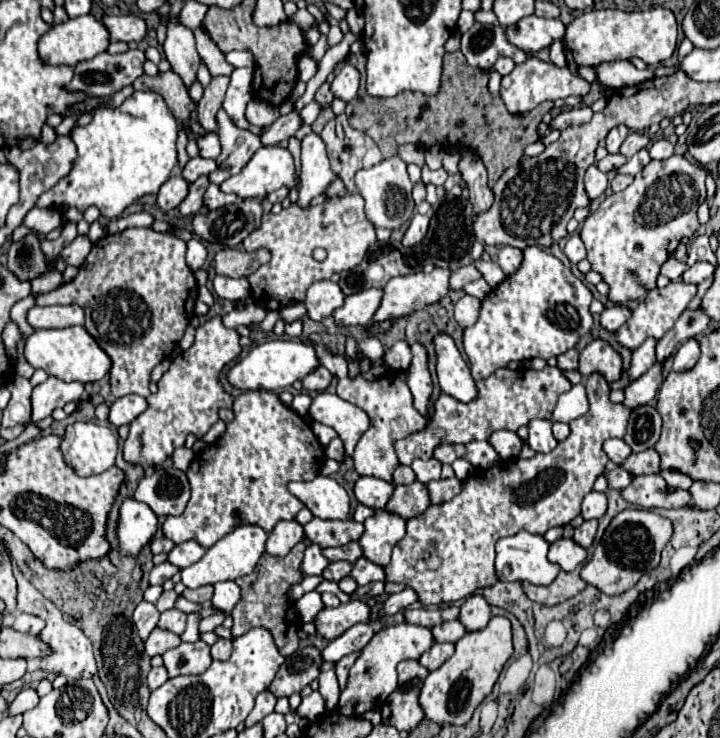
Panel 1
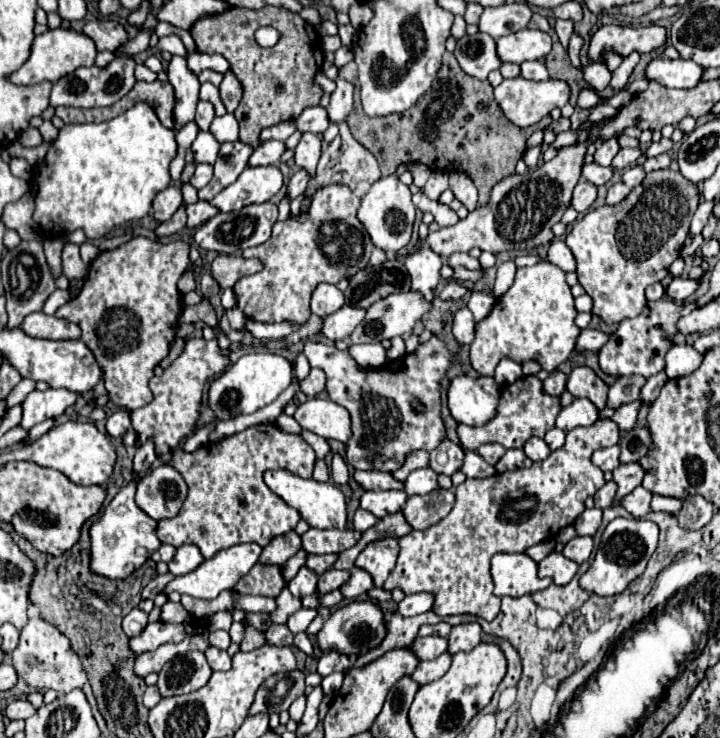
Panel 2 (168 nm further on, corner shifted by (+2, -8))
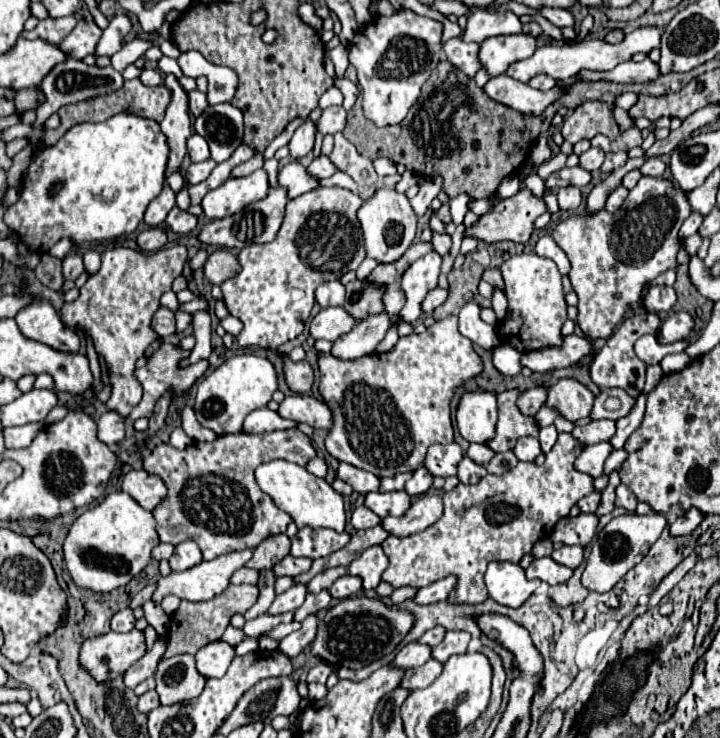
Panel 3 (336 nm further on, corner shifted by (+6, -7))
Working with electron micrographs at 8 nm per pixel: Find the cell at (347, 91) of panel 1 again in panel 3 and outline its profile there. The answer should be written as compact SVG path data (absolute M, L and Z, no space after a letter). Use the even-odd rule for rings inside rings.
M336 105L336 107L326 107L320 115L320 119L316 121L316 127L322 135L334 135L338 131L342 131L346 125L346 109Z

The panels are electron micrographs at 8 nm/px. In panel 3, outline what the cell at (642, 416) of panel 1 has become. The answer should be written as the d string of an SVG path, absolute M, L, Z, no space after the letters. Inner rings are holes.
M618 449L618 451L612 451L610 453L610 457L606 459L606 463L604 463L604 475L610 475L612 471L616 471L622 463L624 463L624 459L628 457L628 453L624 451L624 449Z

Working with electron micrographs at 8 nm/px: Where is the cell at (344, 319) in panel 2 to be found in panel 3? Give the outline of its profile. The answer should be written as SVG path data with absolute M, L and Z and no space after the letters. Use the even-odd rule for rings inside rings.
M326 307L322 309L310 323L310 335L314 339L336 341L340 335L348 333L354 327L352 315L348 315L342 307Z

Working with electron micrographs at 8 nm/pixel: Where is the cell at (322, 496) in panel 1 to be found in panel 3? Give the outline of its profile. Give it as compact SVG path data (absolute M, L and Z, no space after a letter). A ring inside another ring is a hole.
M282 459L268 461L256 469L256 481L260 489L274 501L274 505L286 511L298 527L312 527L312 529L328 527L338 533L344 531L346 515L344 515L342 495L336 493L326 479L320 479L308 473L306 467L300 467L296 463L282 461Z

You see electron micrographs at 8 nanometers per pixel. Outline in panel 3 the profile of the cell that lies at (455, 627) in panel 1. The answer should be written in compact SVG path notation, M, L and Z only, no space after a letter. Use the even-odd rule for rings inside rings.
M408 643L400 649L400 653L396 655L396 659L392 661L394 667L400 669L412 669L412 667L420 667L430 659L432 649L424 647L422 643Z

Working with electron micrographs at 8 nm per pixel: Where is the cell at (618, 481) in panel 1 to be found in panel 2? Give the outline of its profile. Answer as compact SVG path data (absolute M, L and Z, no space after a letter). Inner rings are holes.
M614 480L606 482L606 484L604 484L596 494L594 494L594 504L596 504L598 508L608 508L608 506L614 502L616 490L618 490L618 486L616 486Z

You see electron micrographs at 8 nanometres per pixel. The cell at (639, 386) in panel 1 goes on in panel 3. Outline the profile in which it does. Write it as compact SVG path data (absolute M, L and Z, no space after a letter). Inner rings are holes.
M600 419L600 421L590 421L586 427L574 427L570 433L576 437L582 445L594 445L600 441L608 441L616 433L616 425L610 419Z

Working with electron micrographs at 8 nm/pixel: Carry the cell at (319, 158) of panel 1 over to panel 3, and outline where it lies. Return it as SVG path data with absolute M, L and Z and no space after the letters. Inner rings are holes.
M306 119L292 135L288 147L290 147L290 155L294 159L302 159L306 157L312 147L314 147L314 137L316 137L316 123L312 119Z

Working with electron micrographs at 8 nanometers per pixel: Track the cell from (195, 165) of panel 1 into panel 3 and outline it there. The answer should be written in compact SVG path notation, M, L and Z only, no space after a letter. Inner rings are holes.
M206 159L206 161L202 161L202 163L192 163L192 165L188 167L186 181L188 181L188 183L202 183L202 181L212 173L214 167L216 167L216 161L212 161L212 159Z

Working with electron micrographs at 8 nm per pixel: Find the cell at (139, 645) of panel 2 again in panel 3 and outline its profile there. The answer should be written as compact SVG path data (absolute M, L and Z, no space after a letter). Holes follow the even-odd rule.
M132 629L128 633L108 631L86 639L80 649L80 667L98 683L108 683L130 669L146 651L144 633Z

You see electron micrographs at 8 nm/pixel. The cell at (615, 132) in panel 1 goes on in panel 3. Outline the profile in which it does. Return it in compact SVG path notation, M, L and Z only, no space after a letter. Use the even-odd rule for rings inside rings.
M590 147L586 153L580 153L578 159L580 159L578 165L580 165L582 169L586 169L586 171L590 171L590 173L596 173L596 171L600 169L602 161L604 161L604 151L598 149L598 147Z

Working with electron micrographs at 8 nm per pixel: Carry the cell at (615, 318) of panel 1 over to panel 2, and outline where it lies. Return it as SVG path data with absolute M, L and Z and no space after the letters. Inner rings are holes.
M584 328L578 336L578 342L576 342L576 348L578 350L594 350L598 352L606 342L608 342L610 334L602 332L602 330L592 330L592 328Z

